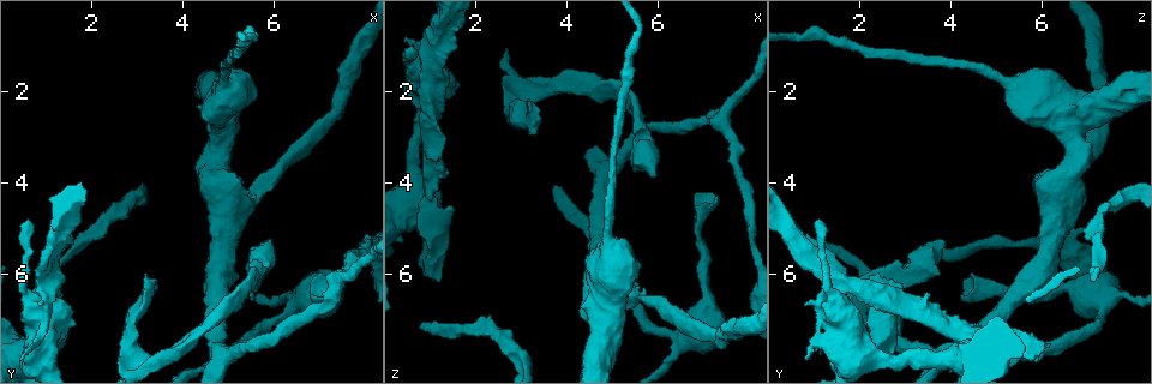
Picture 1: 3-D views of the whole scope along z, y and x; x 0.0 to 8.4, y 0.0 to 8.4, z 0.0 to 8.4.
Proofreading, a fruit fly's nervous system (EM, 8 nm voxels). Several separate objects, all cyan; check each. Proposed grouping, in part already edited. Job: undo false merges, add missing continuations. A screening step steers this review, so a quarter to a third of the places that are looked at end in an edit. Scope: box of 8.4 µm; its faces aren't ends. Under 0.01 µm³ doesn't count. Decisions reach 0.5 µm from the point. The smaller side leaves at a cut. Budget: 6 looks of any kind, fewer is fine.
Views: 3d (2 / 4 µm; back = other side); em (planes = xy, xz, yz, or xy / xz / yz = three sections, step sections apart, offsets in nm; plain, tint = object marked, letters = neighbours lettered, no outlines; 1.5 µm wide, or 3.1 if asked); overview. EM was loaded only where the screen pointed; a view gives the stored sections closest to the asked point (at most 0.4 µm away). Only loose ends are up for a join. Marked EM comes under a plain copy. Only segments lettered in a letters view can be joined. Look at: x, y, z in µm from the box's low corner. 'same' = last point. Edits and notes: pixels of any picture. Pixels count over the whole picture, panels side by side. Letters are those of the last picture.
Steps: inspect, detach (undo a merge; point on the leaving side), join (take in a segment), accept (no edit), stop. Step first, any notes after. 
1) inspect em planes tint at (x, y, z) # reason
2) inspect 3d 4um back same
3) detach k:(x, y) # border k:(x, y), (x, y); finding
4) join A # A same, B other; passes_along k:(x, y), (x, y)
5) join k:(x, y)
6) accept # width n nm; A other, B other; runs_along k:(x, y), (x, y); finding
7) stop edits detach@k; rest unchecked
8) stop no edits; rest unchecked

inspect 3d 4um at (1.20, 7.55, 6.20) # an open end

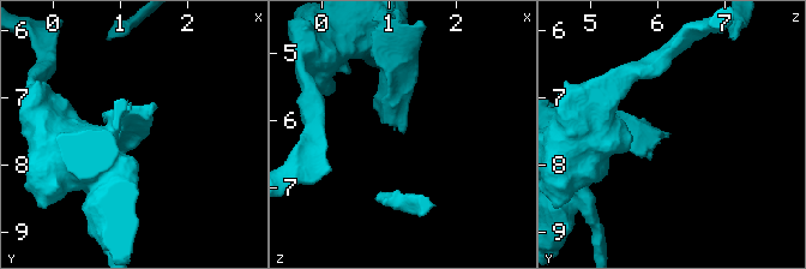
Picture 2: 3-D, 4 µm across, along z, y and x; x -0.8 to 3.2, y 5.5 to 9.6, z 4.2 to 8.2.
inspect em planes letters at (1.20, 7.55, 6.15) # now the EM

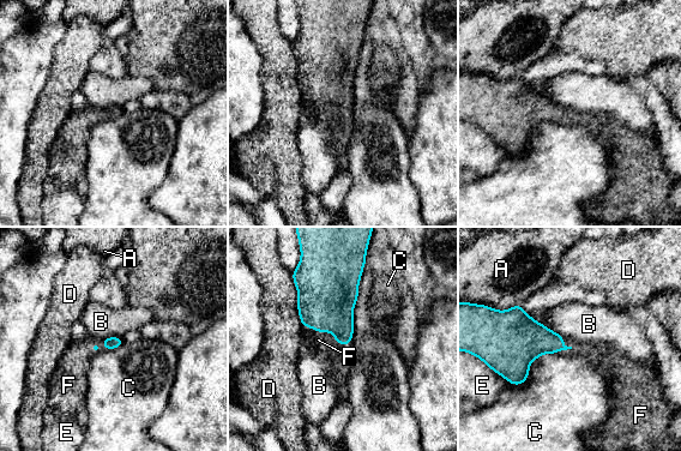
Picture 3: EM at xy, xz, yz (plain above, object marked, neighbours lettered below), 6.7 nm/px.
join F # A other, B other, C other, D other, E other, F same; passes_along 3:(327, 294), (325, 331), (318, 340); the neuron continues

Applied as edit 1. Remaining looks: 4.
inspect em planes letters at (3.35, 8.00, 1.90) # sharp bend

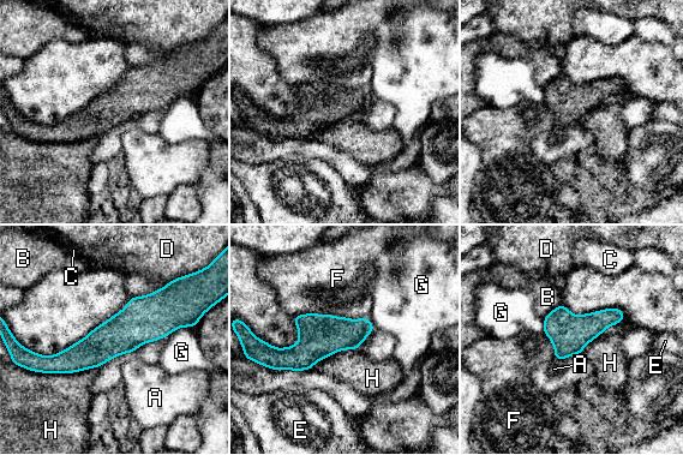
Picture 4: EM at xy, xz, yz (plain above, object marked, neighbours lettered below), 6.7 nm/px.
accept # longest_contact F 500 nm; A other, B other, C other, D other, E other, F other, G other, H other; runs_along 4:(184, 322), (46, 361); all the same neuron

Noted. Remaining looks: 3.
stop edits join@3; rest unchecked

